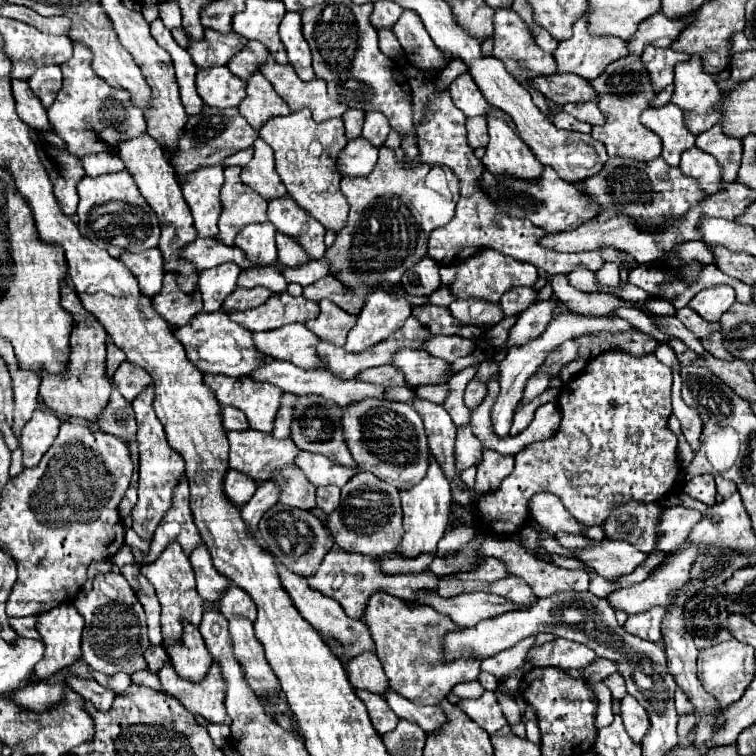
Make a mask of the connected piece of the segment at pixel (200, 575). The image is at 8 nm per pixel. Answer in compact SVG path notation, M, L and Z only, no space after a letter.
M200 544L192 554L190 554L190 562L192 562L192 568L194 568L194 574L196 574L196 588L198 588L198 594L204 598L204 600L220 600L222 594L228 590L230 586L230 580L222 574L216 572L212 560L210 560L210 552L206 550L204 544Z

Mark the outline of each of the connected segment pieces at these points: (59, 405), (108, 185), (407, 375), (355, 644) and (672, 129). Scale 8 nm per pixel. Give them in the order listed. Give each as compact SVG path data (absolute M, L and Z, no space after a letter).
M62 284L62 306L72 314L74 318L74 328L70 334L70 364L64 374L46 374L42 372L42 384L40 384L40 396L42 402L58 416L76 416L86 420L88 424L96 424L100 414L104 412L110 392L112 392L112 382L106 376L106 330L102 324L84 310L80 304L76 292L68 286Z
M122 170L122 172L116 172L116 174L104 174L104 176L100 176L100 178L82 178L80 180L80 184L78 184L78 196L80 196L80 204L78 204L78 226L80 226L80 230L82 230L82 234L84 236L88 236L94 244L98 244L100 248L106 248L114 258L118 258L122 252L124 252L124 248L120 248L120 246L114 246L112 244L112 232L114 232L114 224L110 224L110 226L106 226L104 230L100 230L100 232L96 232L96 230L92 230L92 220L90 220L90 212L92 212L92 208L96 208L96 206L102 206L104 202L110 202L110 200L118 200L118 202L126 202L126 204L132 204L132 206L144 206L146 204L146 200L142 198L142 194L140 194L140 190L138 190L138 186L136 186L136 182L134 182L134 178L126 172L126 170Z
M400 350L392 356L392 366L400 368L404 372L404 380L408 386L418 388L422 384L436 384L436 382L448 382L450 364L430 356L426 350Z
M276 560L276 568L278 568L280 582L282 582L284 590L290 594L290 598L292 598L296 610L302 614L302 618L304 618L306 622L310 622L310 624L314 626L314 630L318 630L322 636L330 636L330 638L342 642L342 644L346 646L350 658L354 658L354 656L358 656L358 654L362 654L362 652L366 652L366 650L374 650L372 636L370 636L368 624L366 624L364 620L352 620L352 618L348 618L348 616L344 614L344 610L342 610L336 602L332 602L332 598L328 598L328 596L324 596L324 594L312 590L312 588L308 586L308 582L306 582L304 576L296 576L294 572L288 572L288 568L284 568L284 564L280 564L278 560Z
M672 102L662 108L648 108L640 120L662 138L662 158L670 166L678 166L680 154L696 144L696 134L684 124L684 112Z

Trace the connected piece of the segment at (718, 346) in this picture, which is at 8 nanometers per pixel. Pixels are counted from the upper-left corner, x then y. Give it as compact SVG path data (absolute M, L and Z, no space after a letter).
M714 332L714 334L708 336L708 338L702 338L702 344L704 344L704 348L708 348L708 352L710 352L712 356L722 358L722 360L734 360L734 356L726 352L726 348L724 348L724 338L722 338L720 332Z

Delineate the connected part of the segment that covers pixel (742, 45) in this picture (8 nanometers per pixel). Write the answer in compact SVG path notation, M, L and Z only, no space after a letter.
M744 32L733 34L731 38L732 46L730 49L730 54L728 54L728 65L730 65L730 57L732 57L735 53L744 52L752 49L750 42L748 42L748 39L746 38Z

